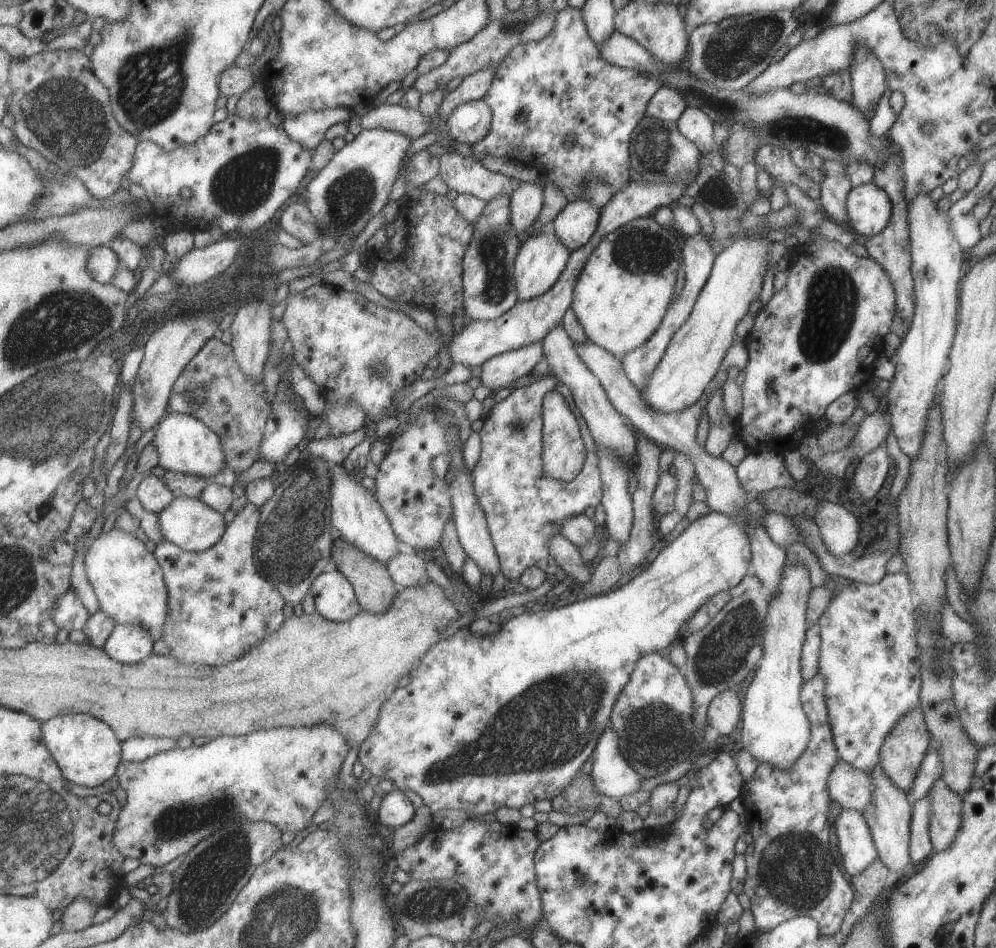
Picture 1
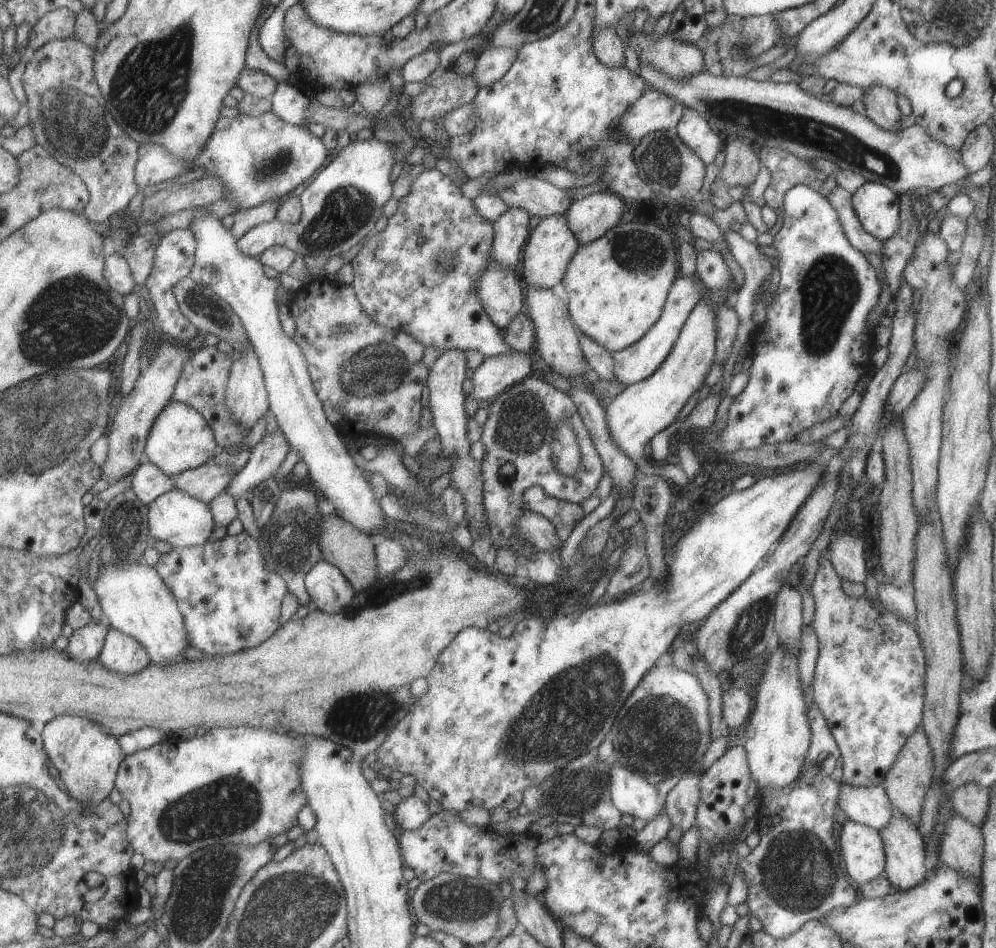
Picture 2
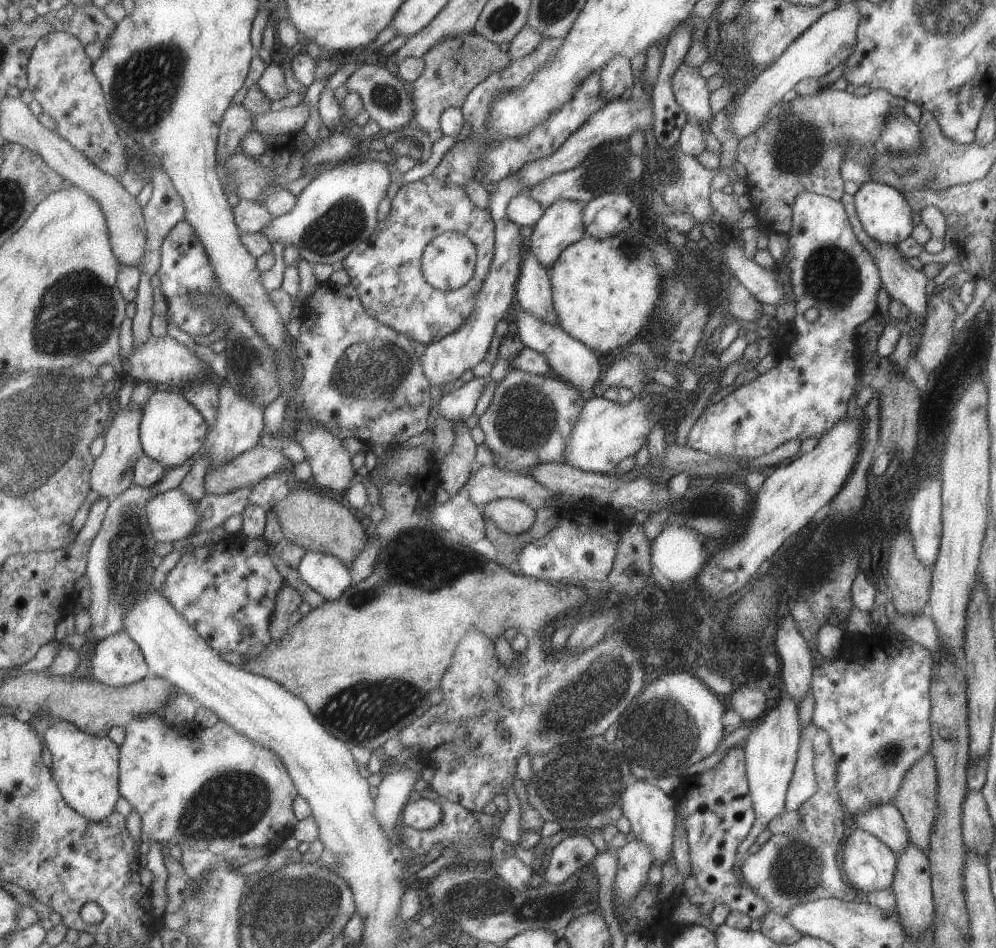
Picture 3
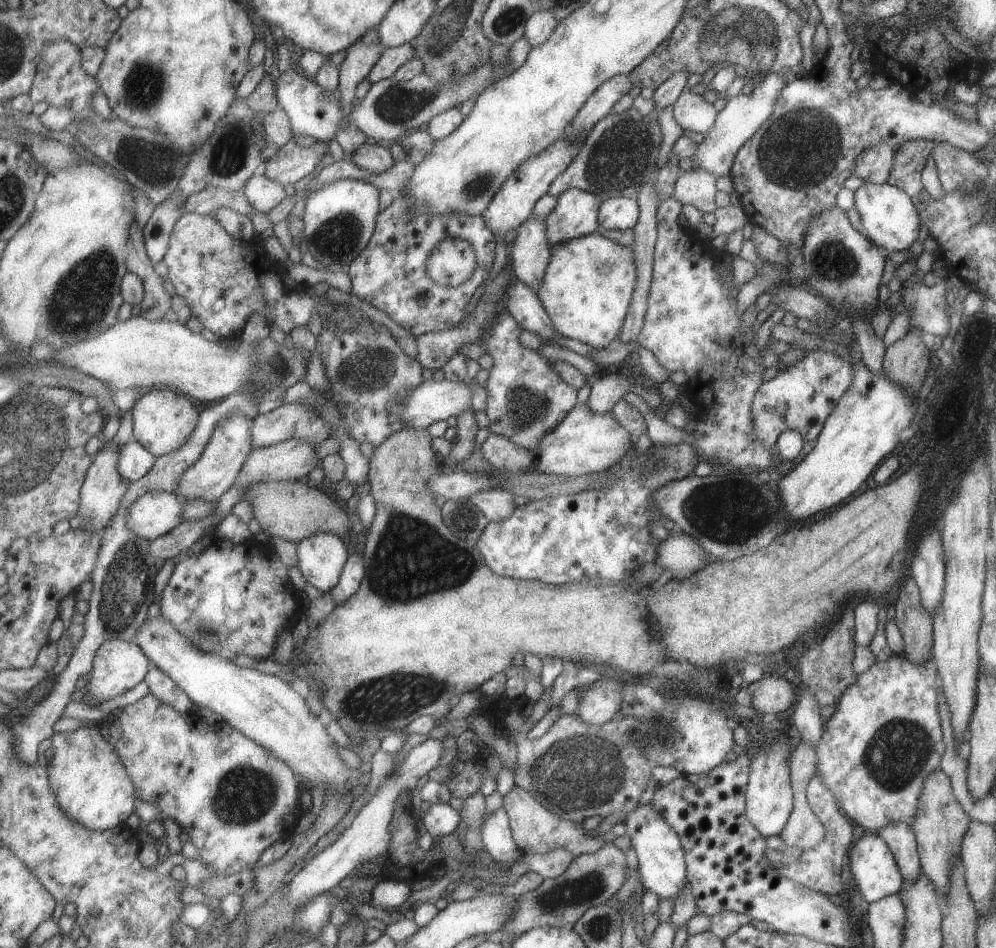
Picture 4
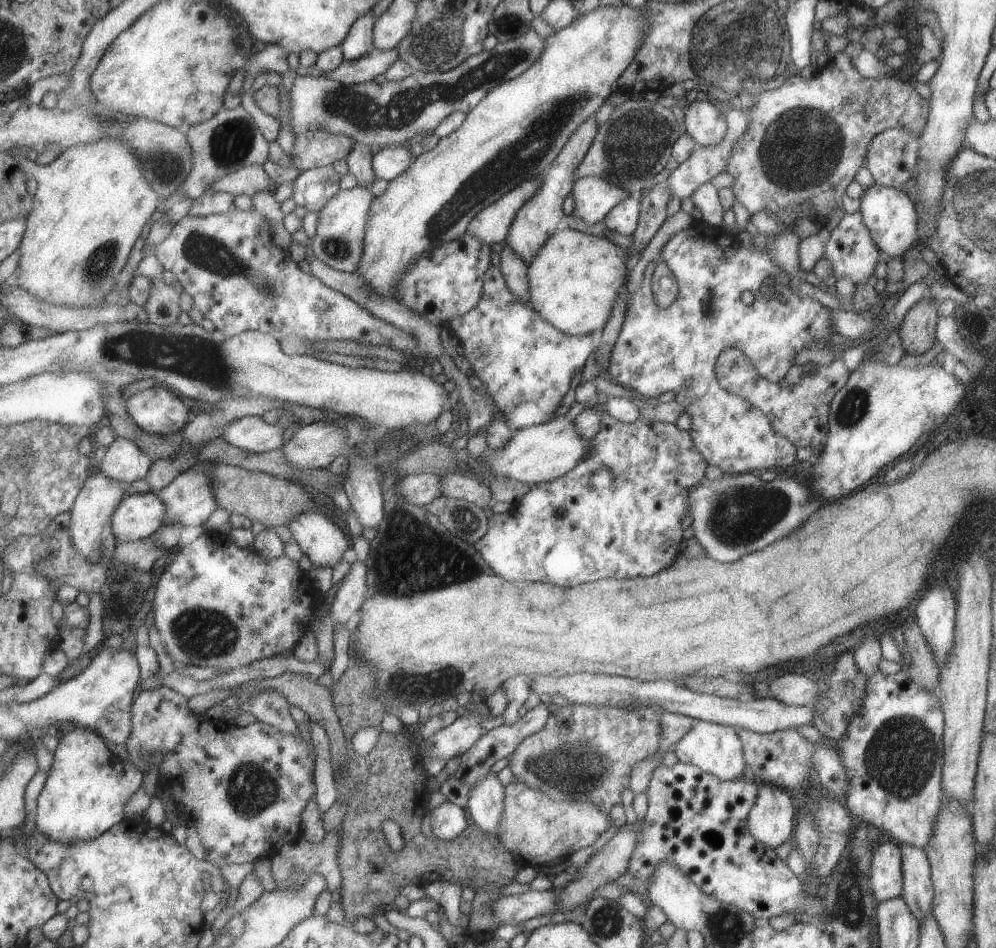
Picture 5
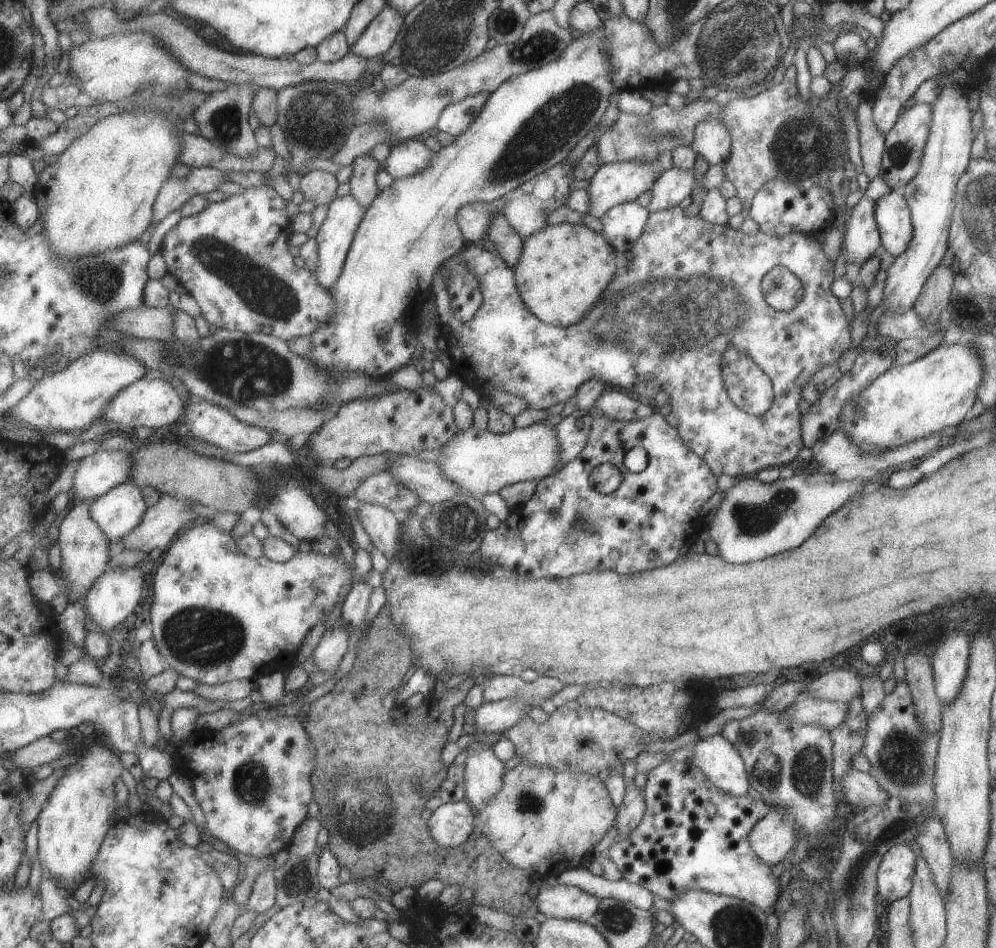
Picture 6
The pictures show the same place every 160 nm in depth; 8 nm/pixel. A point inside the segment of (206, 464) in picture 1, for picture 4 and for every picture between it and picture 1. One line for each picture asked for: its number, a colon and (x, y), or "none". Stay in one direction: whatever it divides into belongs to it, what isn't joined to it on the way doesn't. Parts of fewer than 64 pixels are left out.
2: (182, 439)
3: (174, 431)
4: (163, 419)

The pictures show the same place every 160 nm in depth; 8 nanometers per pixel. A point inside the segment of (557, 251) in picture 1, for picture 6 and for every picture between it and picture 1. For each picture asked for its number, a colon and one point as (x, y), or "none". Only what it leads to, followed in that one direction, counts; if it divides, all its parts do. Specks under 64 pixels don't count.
2: (549, 247)
3: (560, 225)
4: (574, 215)
5: (593, 198)
6: (620, 182)

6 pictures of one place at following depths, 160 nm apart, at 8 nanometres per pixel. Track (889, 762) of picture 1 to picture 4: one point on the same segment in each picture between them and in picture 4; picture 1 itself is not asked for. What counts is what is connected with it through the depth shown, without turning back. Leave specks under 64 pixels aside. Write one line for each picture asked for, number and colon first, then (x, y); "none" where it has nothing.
2: (905, 783)
3: (916, 799)
4: (939, 824)

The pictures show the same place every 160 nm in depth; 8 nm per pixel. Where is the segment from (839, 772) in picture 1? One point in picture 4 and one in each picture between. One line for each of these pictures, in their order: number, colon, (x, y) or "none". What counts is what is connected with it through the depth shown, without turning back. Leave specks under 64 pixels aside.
2: (870, 806)
3: (884, 822)
4: (898, 836)

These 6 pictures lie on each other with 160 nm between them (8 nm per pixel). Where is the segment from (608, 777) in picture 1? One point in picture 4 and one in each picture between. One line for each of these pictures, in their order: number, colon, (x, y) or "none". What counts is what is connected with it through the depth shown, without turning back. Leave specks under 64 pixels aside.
2: (629, 792)
3: (651, 812)
4: (661, 868)

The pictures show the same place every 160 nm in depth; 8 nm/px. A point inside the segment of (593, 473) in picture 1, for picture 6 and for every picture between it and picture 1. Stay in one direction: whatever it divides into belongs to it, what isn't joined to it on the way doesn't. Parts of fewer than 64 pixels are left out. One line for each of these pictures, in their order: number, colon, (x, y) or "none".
2: (516, 435)
3: (528, 421)
4: (525, 399)
5: (525, 364)
6: (701, 280)

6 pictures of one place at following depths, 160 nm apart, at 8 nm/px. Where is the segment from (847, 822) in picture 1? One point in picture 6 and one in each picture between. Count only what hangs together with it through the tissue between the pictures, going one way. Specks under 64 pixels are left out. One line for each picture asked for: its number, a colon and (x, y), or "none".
2: (861, 849)
3: (869, 865)
4: (872, 865)
5: (885, 877)
6: (894, 876)

